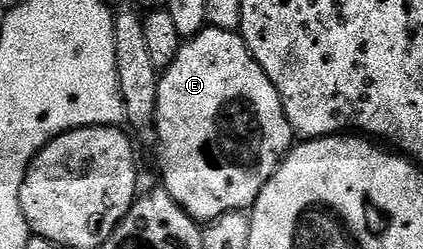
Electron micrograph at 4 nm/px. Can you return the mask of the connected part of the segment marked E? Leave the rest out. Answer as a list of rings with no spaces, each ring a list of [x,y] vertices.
[[[208,28],[199,33],[195,38],[188,38],[180,46],[173,64],[168,70],[162,71],[157,92],[157,116],[155,117],[155,132],[157,135],[157,147],[159,146],[159,166],[163,169],[162,189],[174,200],[185,213],[196,222],[206,224],[215,218],[225,216],[234,210],[247,212],[254,207],[255,202],[261,196],[265,184],[277,172],[277,168],[287,157],[293,146],[291,125],[285,116],[285,108],[281,104],[281,96],[277,88],[265,76],[265,72],[257,65],[255,58],[249,52],[243,35],[234,30],[217,30]]]

